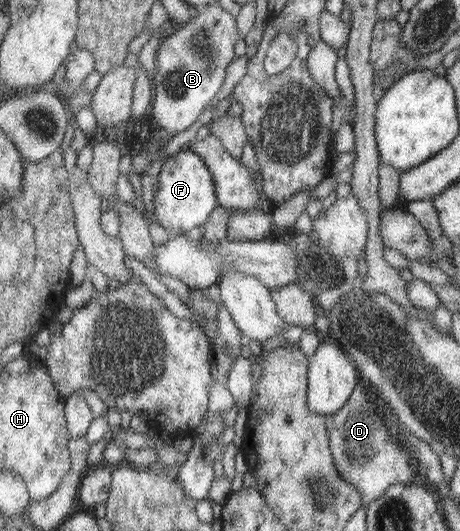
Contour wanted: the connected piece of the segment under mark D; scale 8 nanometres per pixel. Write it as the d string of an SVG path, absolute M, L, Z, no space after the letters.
M357 385L344 408L327 416L327 423L337 469L345 481L361 493L365 506L369 507L393 485L411 485L417 481L419 469L414 458L401 441L391 437L385 427L385 417L381 417L381 409L375 409L373 397L369 397L365 385Z

